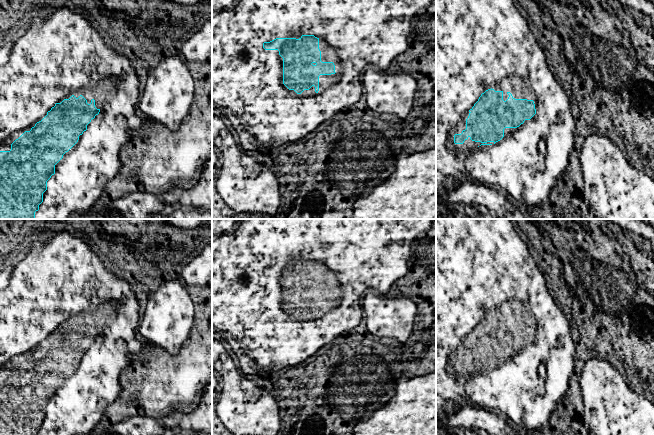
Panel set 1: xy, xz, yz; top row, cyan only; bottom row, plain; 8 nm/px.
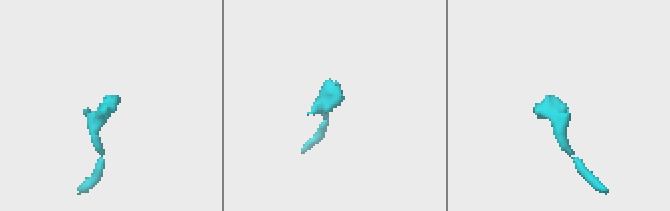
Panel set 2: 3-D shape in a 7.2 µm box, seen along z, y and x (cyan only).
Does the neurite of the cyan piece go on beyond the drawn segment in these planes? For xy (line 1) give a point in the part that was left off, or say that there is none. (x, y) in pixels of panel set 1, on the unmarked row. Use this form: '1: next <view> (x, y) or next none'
1: next none

